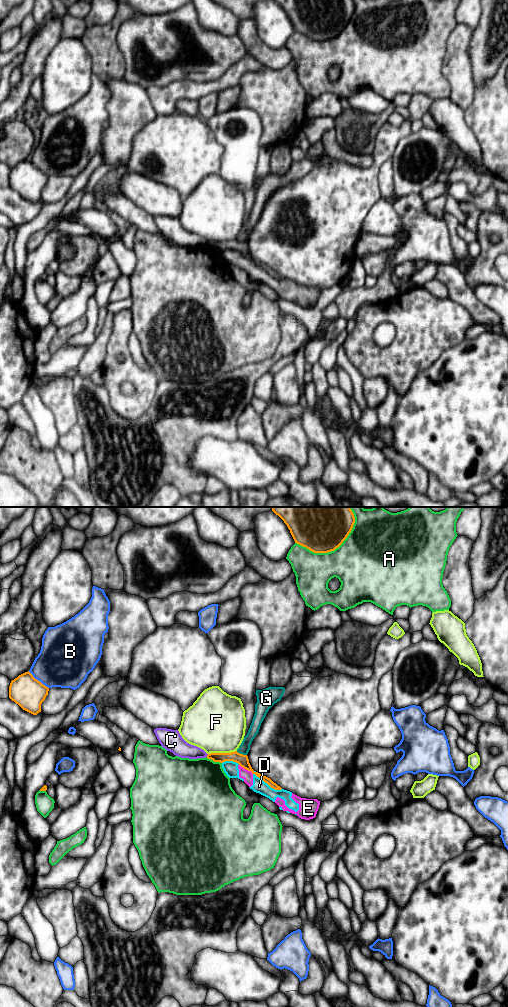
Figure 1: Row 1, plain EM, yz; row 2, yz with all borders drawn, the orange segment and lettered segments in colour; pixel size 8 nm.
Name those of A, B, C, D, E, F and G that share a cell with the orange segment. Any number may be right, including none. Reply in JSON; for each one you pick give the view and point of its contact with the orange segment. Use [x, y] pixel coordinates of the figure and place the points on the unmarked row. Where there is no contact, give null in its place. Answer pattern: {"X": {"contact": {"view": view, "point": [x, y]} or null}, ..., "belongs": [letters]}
{"belongs": []}

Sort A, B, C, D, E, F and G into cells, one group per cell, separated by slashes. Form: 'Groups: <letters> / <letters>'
Groups: A / B / C / D E / F / G

